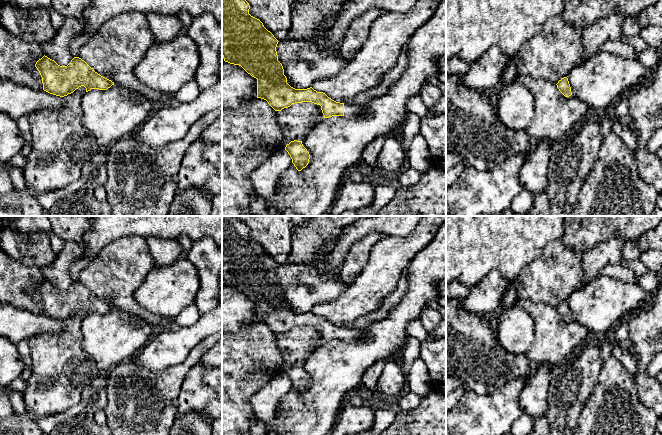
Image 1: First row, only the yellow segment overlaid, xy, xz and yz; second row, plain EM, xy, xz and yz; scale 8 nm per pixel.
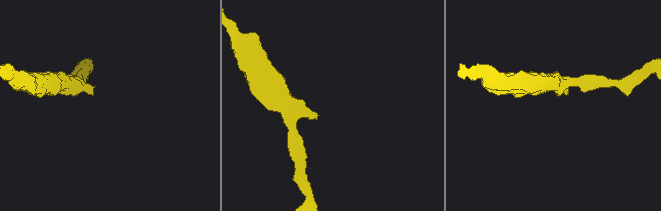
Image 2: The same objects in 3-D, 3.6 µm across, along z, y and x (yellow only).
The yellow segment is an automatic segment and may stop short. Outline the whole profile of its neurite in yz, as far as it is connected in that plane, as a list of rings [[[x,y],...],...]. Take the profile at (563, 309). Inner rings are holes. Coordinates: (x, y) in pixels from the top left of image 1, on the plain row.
[[[564,301],[561,304],[559,304],[556,309],[557,309],[557,312],[559,313],[559,315],[565,321],[569,321],[569,320],[572,319],[571,311],[570,311],[570,308],[569,308],[569,305],[568,305],[568,302],[567,301]]]

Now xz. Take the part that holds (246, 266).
[[[222,216],[222,280],[225,286],[241,290],[257,303],[257,322],[264,323],[275,334],[281,335],[295,327],[312,326],[320,329],[324,342],[332,340],[354,341],[364,333],[363,329],[340,327],[312,311],[295,313],[287,307],[282,288],[278,285],[278,264],[263,247],[249,238],[250,229],[238,216]]]

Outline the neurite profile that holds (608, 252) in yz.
[[[618,236],[597,244],[582,254],[583,279],[578,287],[588,284],[600,275],[601,270],[609,265],[619,263],[625,240]]]

